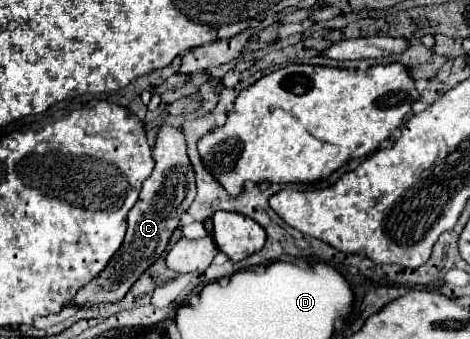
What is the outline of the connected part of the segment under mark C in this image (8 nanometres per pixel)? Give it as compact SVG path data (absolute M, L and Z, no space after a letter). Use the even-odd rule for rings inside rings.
M162 126L156 138L156 146L152 150L152 158L156 162L154 172L150 178L142 182L142 190L138 196L138 202L134 208L128 212L128 230L126 238L120 246L120 250L112 256L108 266L88 282L88 286L82 286L72 298L72 306L98 306L98 304L108 304L108 302L120 302L124 294L130 290L132 282L140 278L156 258L166 250L168 240L172 232L176 230L180 222L180 214L186 212L190 202L196 196L196 182L194 182L194 170L186 154L186 140L184 132L172 126Z

